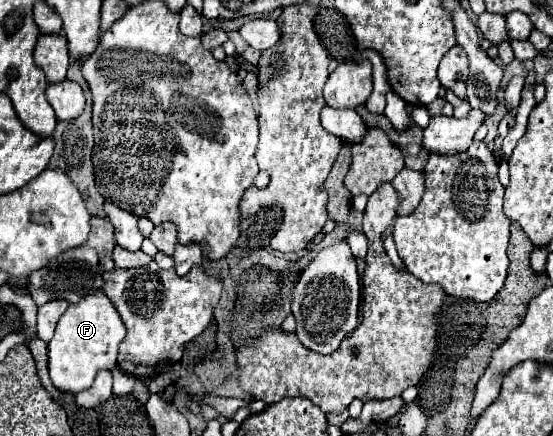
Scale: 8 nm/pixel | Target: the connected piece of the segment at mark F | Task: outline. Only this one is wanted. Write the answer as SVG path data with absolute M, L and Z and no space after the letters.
M95 292L93 296L87 296L85 300L71 304L71 308L61 316L57 322L57 330L53 340L49 342L49 376L57 390L61 392L83 392L87 390L95 374L99 370L111 370L115 368L117 360L117 348L125 338L125 326L121 322L121 316L113 308L111 300L105 296L105 292Z

